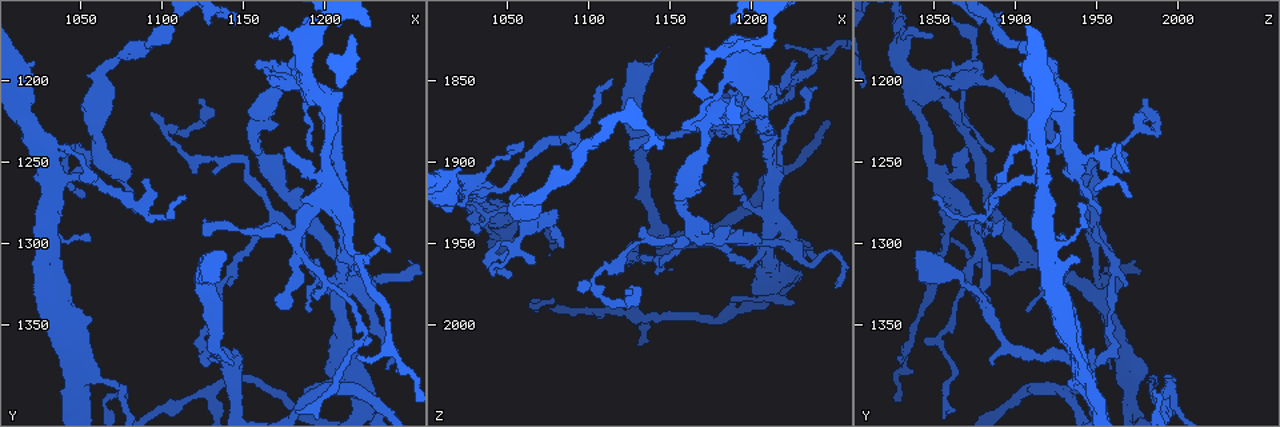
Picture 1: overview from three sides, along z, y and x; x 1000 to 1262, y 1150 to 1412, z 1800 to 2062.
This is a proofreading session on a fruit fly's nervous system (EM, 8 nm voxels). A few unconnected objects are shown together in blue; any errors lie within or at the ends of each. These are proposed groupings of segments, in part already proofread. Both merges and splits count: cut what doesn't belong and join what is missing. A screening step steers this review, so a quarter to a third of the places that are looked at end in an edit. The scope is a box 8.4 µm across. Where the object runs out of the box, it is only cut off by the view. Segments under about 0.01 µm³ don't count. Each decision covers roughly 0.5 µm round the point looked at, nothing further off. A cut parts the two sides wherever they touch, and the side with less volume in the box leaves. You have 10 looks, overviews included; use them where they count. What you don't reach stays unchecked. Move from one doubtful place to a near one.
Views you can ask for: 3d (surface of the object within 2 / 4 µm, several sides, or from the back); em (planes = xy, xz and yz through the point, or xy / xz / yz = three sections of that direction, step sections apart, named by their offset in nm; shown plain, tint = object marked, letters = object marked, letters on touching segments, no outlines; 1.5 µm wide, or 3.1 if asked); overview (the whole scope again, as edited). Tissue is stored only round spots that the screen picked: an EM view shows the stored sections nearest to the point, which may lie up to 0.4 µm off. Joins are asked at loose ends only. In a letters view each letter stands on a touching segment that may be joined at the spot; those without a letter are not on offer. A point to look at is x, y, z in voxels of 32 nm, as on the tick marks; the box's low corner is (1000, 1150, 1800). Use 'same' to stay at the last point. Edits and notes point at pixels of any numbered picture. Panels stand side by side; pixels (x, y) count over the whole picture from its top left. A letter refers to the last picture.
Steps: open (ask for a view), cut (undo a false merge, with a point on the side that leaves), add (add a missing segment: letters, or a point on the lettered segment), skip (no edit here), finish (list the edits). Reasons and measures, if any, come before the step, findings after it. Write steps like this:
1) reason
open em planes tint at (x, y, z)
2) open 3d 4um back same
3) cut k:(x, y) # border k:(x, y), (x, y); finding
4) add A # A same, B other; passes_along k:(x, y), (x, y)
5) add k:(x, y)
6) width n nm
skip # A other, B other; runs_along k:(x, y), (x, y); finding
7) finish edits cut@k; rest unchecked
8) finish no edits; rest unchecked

free end
open 3d 2um at (1040, 1254, 1968)

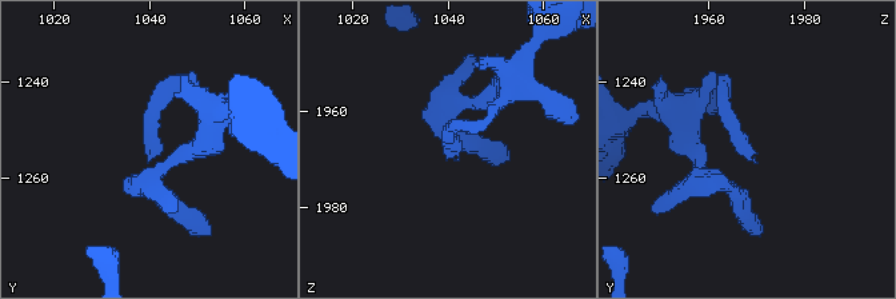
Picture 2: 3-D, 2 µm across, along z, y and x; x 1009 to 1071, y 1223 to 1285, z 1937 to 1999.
open em planes plain at (1040, 1256, 1968)

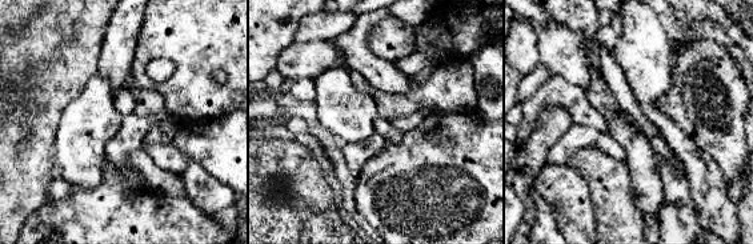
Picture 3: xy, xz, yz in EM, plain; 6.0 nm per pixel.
what lies round it
open em planes letters same

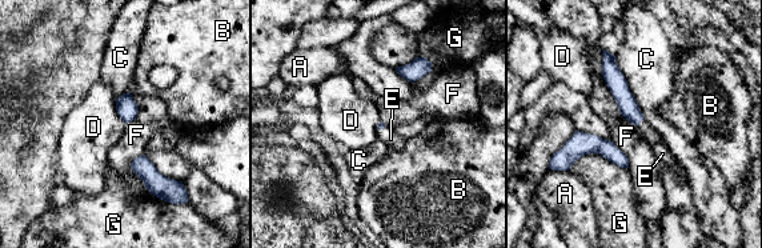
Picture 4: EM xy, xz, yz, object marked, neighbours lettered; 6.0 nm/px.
add E # A other, B other, C other, D other, E same, F other, G other; passes_along 4:(618, 87), (640, 122), (662, 154); the neuron continues

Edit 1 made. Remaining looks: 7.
open overview

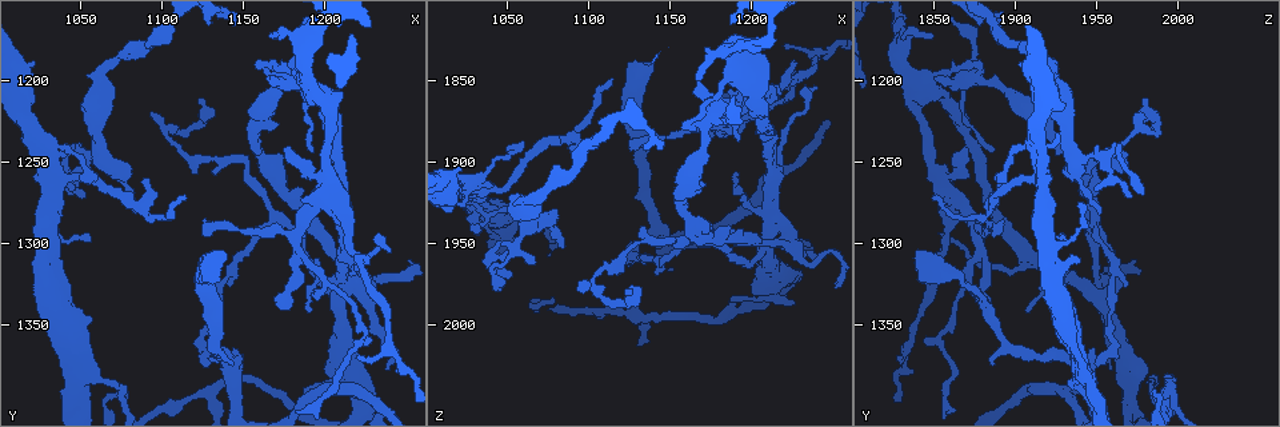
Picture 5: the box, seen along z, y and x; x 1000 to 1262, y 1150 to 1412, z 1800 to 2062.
sharp bend
open 3d 2um at (1102, 1228, 1974)

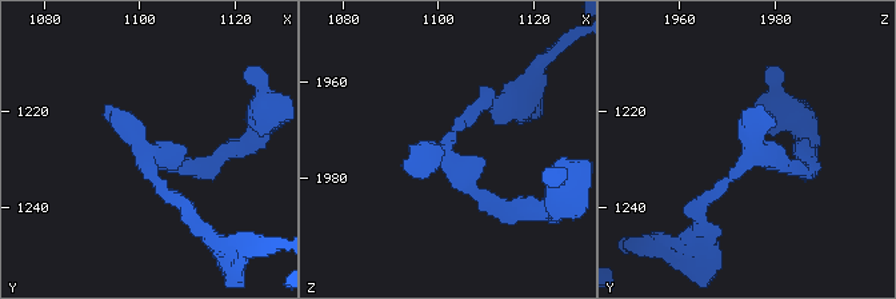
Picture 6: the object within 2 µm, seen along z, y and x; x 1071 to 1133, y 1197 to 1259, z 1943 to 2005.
need the tissue
open em planes tint at (1101, 1230, 1973)

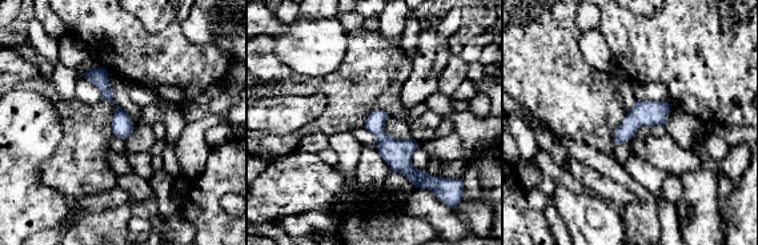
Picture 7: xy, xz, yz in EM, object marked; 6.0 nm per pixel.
open em planes letters same

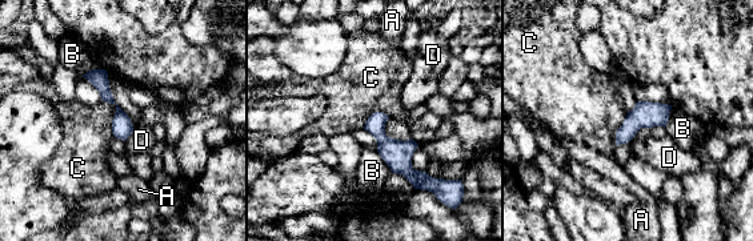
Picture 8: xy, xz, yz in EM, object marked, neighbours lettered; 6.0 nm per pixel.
width 120 nm
skip # A other, B other, C other, D other; runs_along 8:(375, 116), (383, 141), (427, 180); all the same neuron

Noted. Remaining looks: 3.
branch point
open 3d 4um at (1198, 1390, 1924)

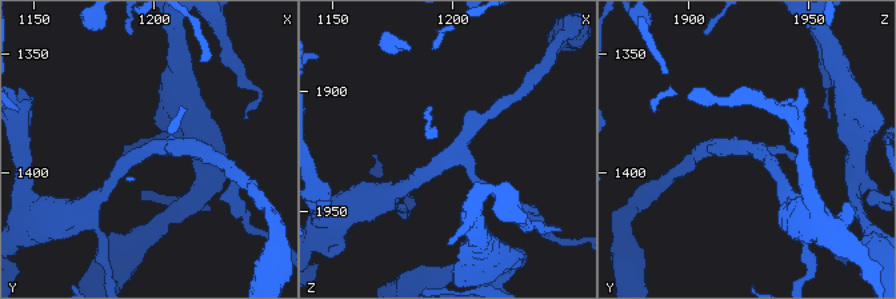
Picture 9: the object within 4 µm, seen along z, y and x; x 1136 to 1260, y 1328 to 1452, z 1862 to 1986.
arms 3; shape alone is not enough
open em planes plain at (1200, 1389, 1926)

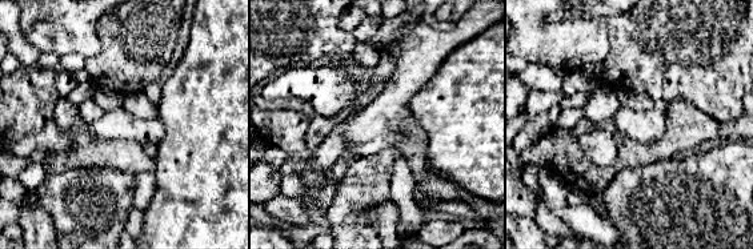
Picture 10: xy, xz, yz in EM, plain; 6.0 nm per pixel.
what lies round it
open em planes letters same

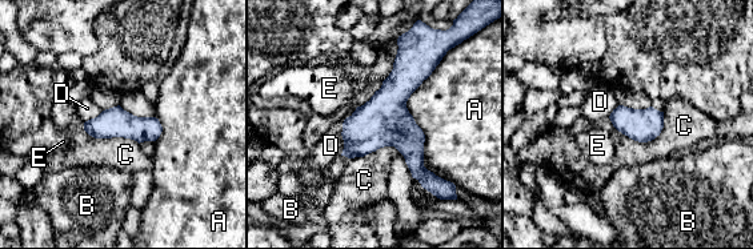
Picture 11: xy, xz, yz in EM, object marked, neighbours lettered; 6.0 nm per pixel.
skip # A other, B other, C other, D other, E other; continuous, no second neuron

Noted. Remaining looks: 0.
finish edits add@4; rest unchecked

